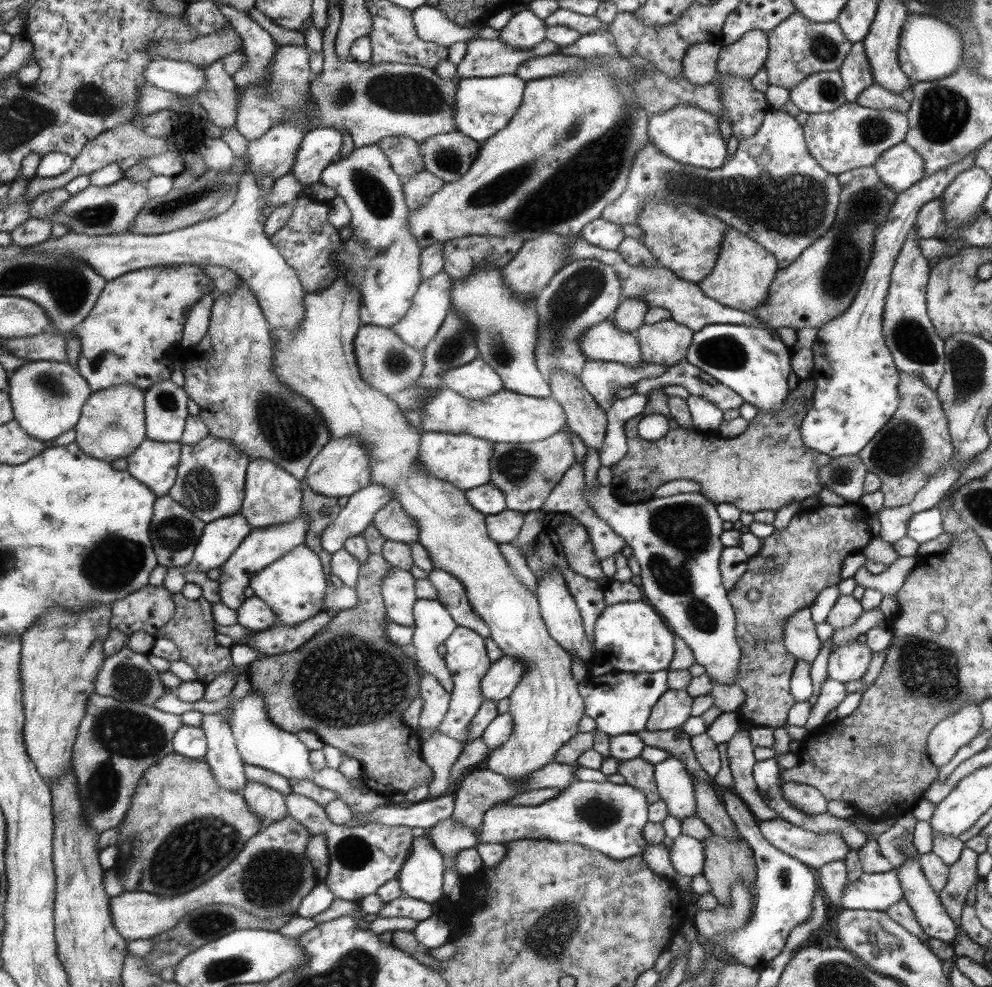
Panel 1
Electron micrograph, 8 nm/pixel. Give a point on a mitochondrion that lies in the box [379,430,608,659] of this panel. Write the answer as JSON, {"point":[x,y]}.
{"point":[516,464]}

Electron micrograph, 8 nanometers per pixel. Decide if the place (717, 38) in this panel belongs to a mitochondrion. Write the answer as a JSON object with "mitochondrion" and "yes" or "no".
{"mitochondrion":"no"}

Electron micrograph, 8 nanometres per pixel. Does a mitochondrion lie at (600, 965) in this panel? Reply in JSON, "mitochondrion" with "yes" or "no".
{"mitochondrion":"no"}

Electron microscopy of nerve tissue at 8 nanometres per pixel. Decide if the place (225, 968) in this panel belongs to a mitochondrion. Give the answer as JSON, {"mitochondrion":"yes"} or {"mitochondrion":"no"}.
{"mitochondrion":"yes"}

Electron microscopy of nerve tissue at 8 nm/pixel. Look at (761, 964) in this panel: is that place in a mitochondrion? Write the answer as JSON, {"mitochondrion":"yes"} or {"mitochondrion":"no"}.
{"mitochondrion":"no"}

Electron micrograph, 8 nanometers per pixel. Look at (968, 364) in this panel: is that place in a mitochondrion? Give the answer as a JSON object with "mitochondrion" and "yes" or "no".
{"mitochondrion":"yes"}

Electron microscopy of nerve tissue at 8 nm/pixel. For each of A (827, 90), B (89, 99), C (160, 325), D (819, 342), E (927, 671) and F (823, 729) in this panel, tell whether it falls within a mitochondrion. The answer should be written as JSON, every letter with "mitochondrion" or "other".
{"A":"mitochondrion","B":"mitochondrion","C":"other","D":"other","E":"mitochondrion","F":"other"}

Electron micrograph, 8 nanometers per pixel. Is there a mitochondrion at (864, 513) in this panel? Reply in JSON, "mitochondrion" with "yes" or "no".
{"mitochondrion":"no"}

